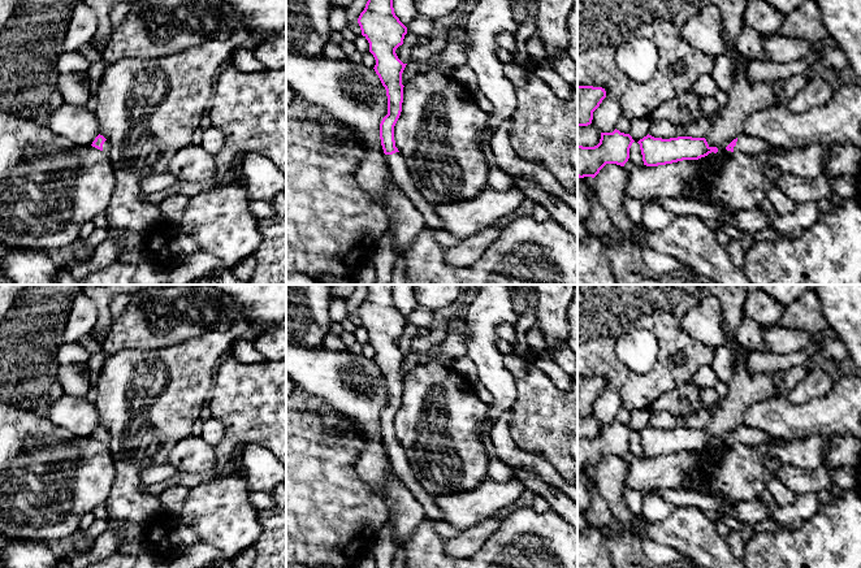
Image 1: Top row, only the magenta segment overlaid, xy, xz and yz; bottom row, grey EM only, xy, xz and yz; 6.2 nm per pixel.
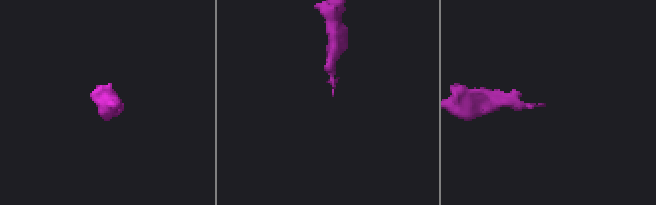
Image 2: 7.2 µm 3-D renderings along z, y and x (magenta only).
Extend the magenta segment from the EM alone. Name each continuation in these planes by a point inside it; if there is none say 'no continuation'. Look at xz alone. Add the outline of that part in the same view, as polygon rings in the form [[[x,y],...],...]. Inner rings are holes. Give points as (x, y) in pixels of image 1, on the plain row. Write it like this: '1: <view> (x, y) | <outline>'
1: xz (397, 454) | [[[395,443],[393,446],[386,446],[386,451],[395,476],[423,506],[427,519],[432,521],[442,520],[442,512],[436,504],[436,497],[428,493],[416,480],[402,445]]]

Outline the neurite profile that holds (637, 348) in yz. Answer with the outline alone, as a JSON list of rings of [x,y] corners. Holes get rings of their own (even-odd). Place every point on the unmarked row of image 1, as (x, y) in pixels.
[[[633,329],[623,334],[616,344],[618,359],[637,374],[648,373],[658,361],[659,343],[648,329]]]

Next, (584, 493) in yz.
[[[577,468],[577,516],[590,506],[590,481],[583,469]]]

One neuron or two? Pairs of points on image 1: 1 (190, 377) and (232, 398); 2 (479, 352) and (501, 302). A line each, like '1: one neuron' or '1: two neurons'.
1: two neurons
2: one neuron

